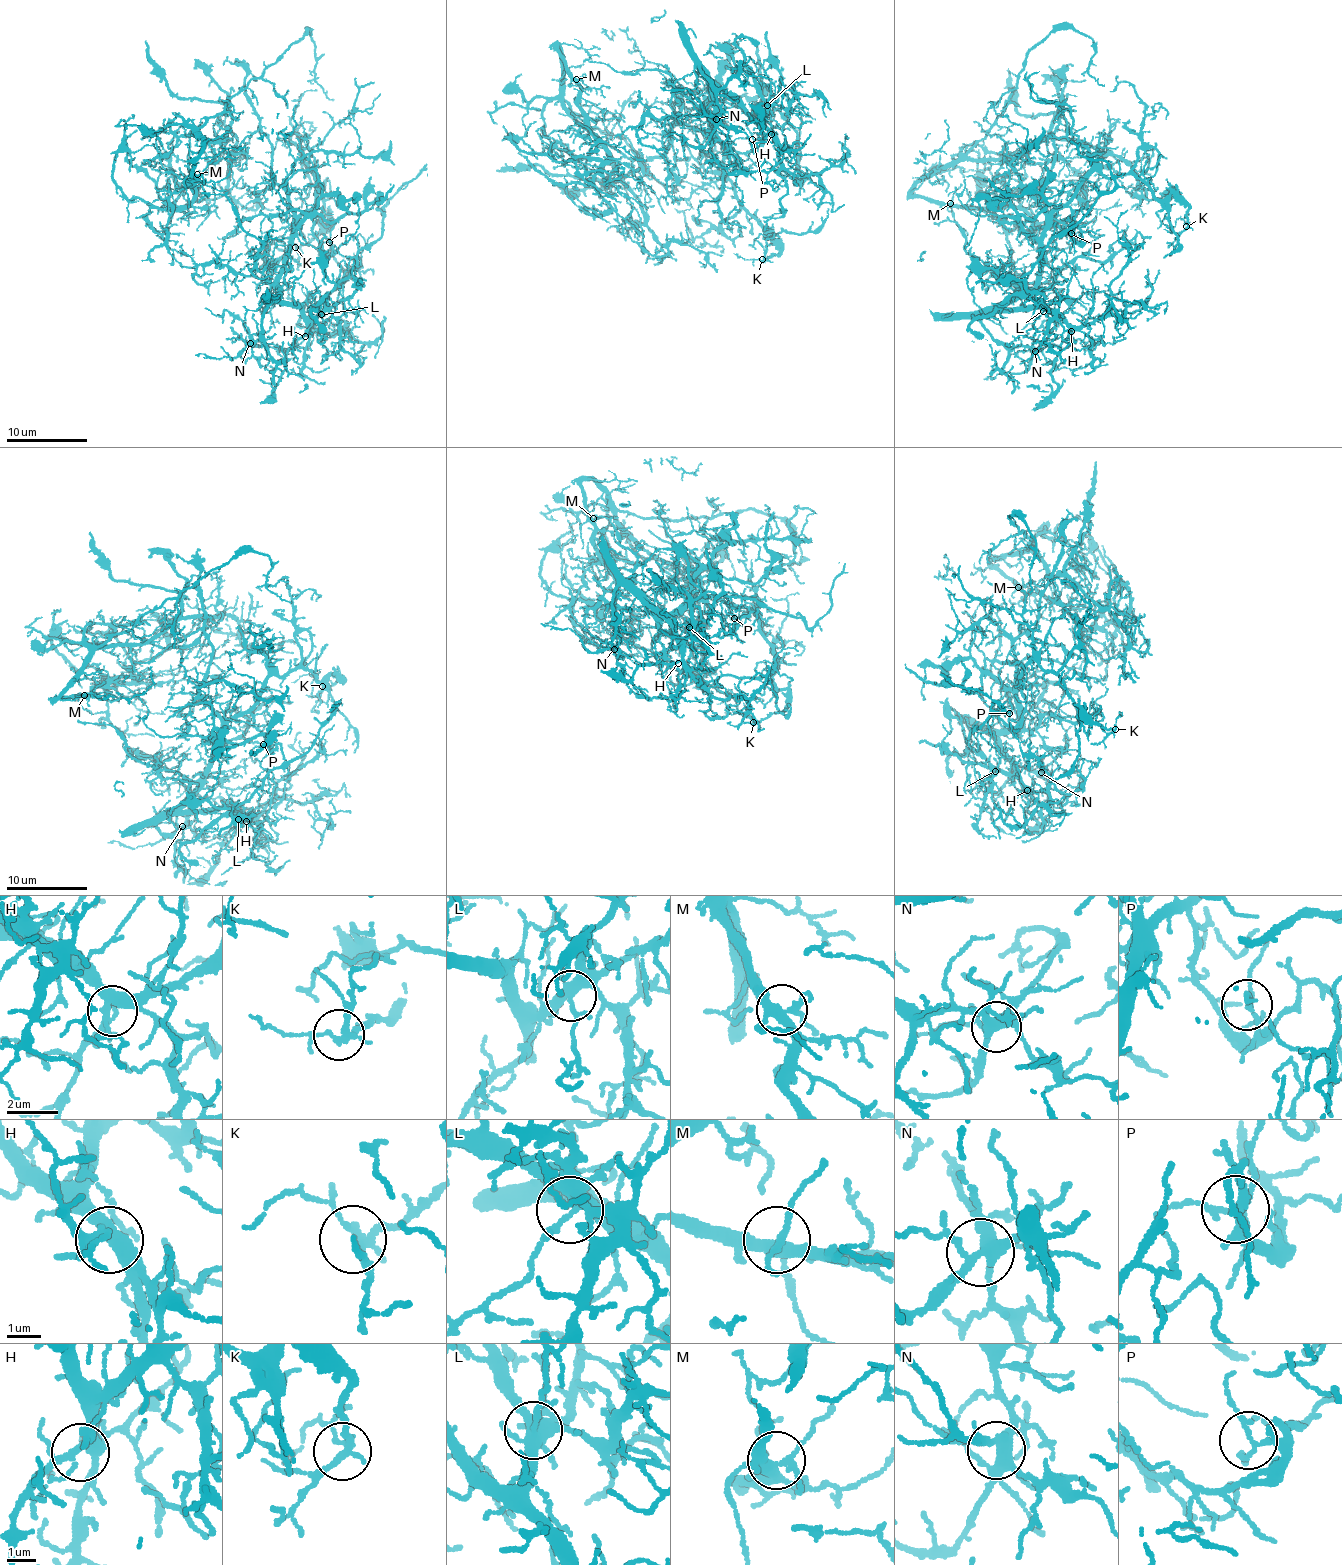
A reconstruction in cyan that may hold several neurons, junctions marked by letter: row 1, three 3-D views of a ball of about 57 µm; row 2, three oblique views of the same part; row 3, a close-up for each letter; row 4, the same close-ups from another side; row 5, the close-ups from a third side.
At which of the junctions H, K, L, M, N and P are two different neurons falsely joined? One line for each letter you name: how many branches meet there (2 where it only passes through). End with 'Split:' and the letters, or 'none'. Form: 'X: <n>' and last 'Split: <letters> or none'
Split: none

